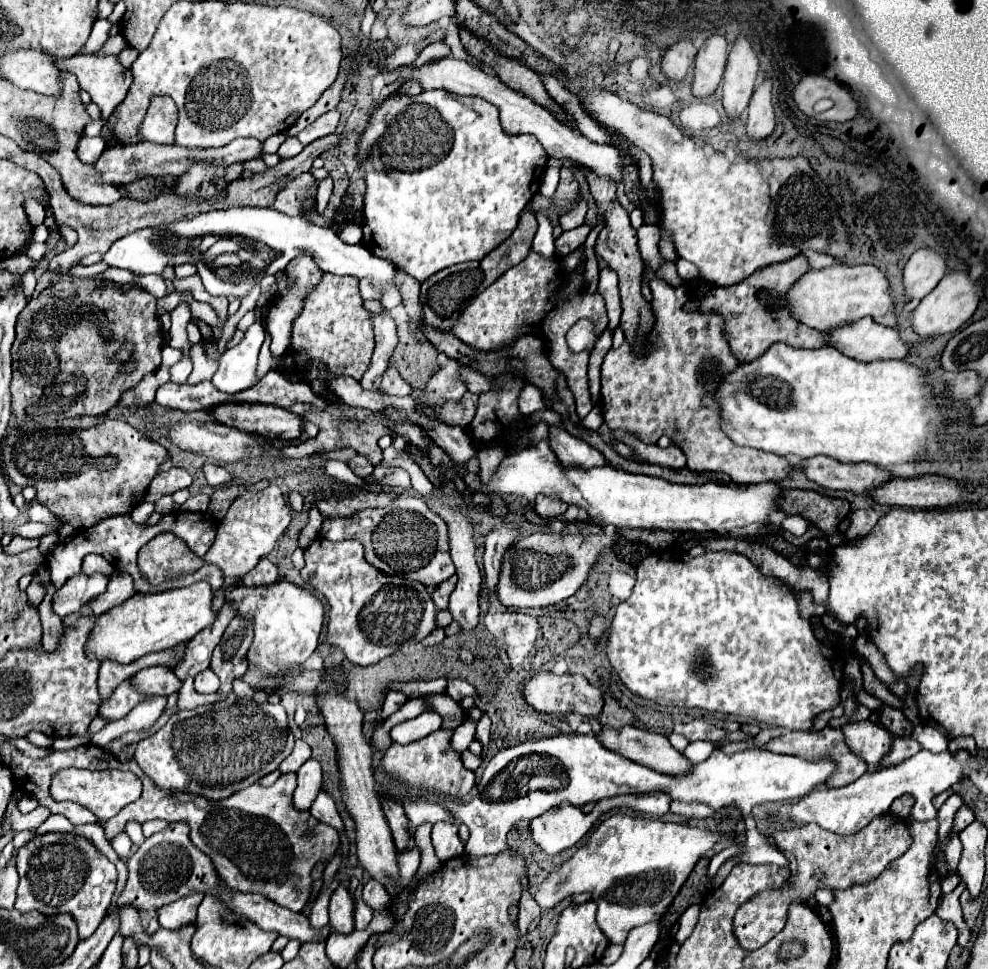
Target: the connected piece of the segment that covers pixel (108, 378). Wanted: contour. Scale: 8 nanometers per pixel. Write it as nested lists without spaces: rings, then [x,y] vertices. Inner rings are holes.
[[[60,275],[52,289],[44,291],[38,299],[30,299],[16,323],[16,339],[12,345],[12,415],[18,423],[38,417],[50,417],[54,421],[74,417],[104,415],[120,399],[120,393],[136,385],[144,375],[154,373],[160,367],[160,349],[164,333],[156,317],[156,299],[142,291],[130,289],[124,293],[120,285],[108,287],[106,279],[94,277],[70,277]],[[122,343],[134,343],[136,369],[130,375],[120,375],[120,363],[112,363],[110,357]]]

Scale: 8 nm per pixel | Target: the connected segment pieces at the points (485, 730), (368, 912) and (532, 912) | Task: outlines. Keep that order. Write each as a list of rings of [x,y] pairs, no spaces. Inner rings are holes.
[[[482,715],[480,721],[478,721],[478,735],[476,739],[484,745],[484,751],[488,749],[488,739],[490,739],[490,717],[488,715]]]
[[[361,880],[360,887],[355,891],[355,925],[357,928],[366,928],[373,918],[372,909],[362,900],[362,888],[364,881]]]
[[[521,876],[520,881],[523,891],[519,903],[518,926],[521,935],[524,935],[527,933],[528,925],[530,925],[532,919],[541,915],[542,910],[538,907],[538,904],[533,900],[530,894],[527,878]]]

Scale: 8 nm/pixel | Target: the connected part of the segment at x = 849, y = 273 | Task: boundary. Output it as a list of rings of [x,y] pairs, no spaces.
[[[832,265],[820,271],[810,269],[806,271],[806,275],[798,279],[798,283],[794,283],[790,293],[784,295],[784,305],[790,309],[794,319],[818,331],[826,331],[840,323],[860,319],[866,315],[872,317],[876,323],[882,323],[888,327],[896,325],[888,279],[880,269],[872,265],[856,265],[856,267]]]

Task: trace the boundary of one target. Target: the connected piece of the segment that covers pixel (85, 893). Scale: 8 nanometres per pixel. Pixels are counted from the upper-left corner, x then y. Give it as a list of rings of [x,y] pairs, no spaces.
[[[44,833],[18,849],[16,867],[20,873],[18,911],[40,911],[42,915],[70,913],[76,919],[80,939],[86,939],[102,923],[116,891],[118,871],[90,839],[74,833]]]

